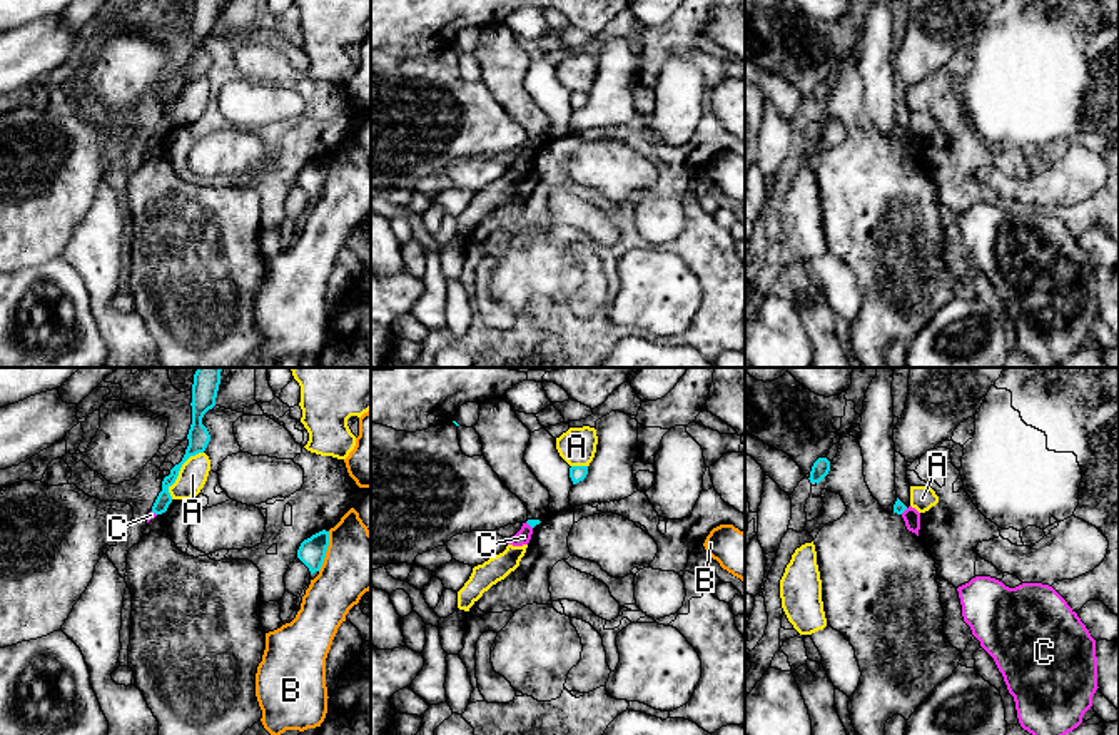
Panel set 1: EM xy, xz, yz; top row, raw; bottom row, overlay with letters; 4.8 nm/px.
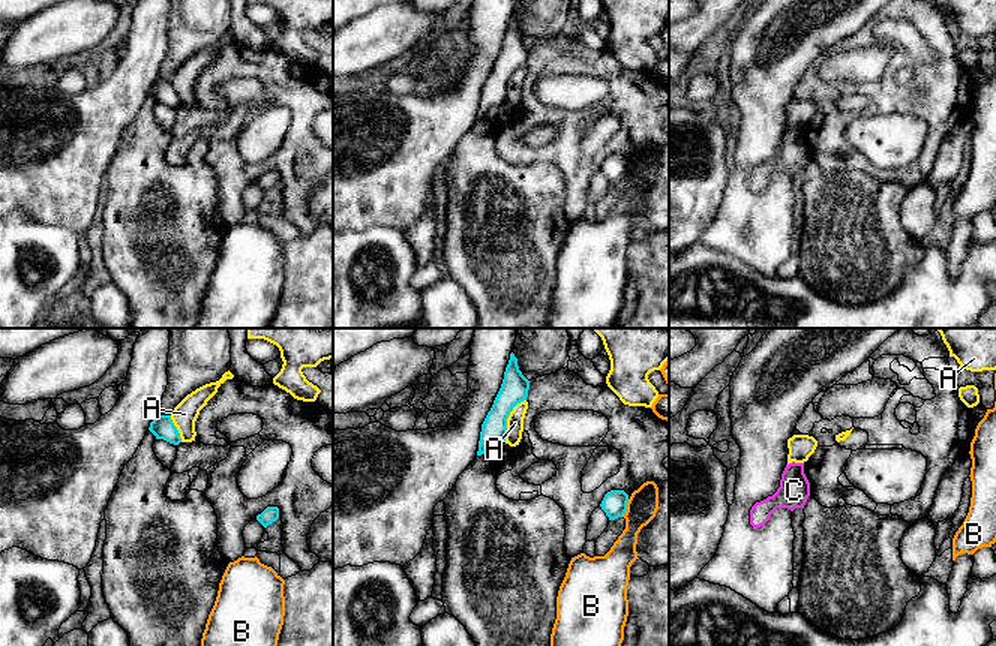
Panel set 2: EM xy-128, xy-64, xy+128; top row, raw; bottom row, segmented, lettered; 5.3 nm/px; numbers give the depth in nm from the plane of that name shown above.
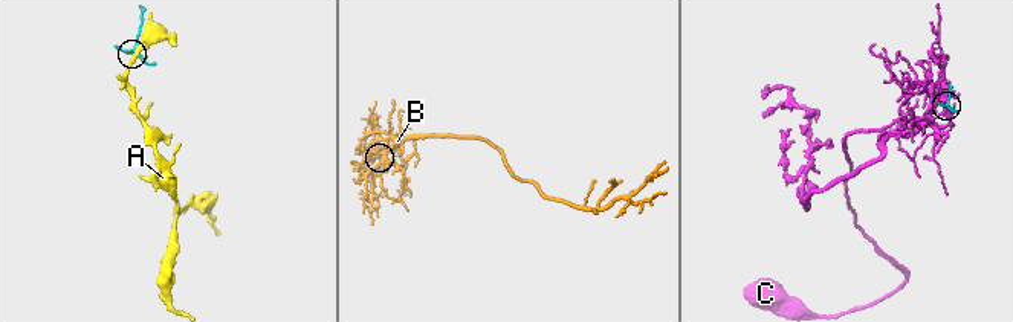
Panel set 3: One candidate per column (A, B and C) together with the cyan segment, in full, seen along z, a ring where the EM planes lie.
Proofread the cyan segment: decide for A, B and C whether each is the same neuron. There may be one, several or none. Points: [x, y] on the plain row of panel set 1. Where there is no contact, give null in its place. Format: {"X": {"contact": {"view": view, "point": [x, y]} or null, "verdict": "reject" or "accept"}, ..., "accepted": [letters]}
{"A": {"contact": {"view": "xy", "point": [179, 96]}, "verdict": "reject"}, "B": {"contact": {"view": "xy", "point": [326, 176]}, "verdict": "reject"}, "C": {"contact": {"view": "xz", "point": [528, 149]}, "verdict": "reject"}, "accepted": []}

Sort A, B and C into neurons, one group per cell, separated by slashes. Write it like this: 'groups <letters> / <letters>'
groups A / B / C

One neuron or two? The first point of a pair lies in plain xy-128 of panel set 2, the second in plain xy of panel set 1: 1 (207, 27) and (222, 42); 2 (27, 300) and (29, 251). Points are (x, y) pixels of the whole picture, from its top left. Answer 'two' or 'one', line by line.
1: two
2: two

